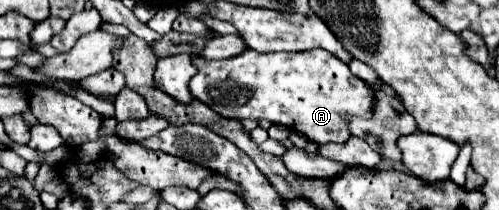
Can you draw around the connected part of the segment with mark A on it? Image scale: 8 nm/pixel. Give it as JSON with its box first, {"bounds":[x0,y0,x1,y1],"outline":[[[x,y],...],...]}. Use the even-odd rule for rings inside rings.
{"bounds":[189,48,375,144],"outline":[[[247,48],[239,56],[233,56],[227,60],[205,60],[205,58],[193,56],[193,64],[197,66],[199,72],[191,78],[189,90],[197,100],[217,110],[217,114],[225,118],[239,118],[239,120],[267,118],[273,124],[281,124],[293,132],[301,132],[303,136],[307,136],[311,142],[317,142],[317,144],[347,142],[351,138],[349,118],[369,116],[375,106],[373,88],[367,82],[353,76],[347,64],[343,64],[339,58],[335,58],[333,54],[321,48],[307,50],[307,52],[271,52],[271,54],[259,54]]]}

